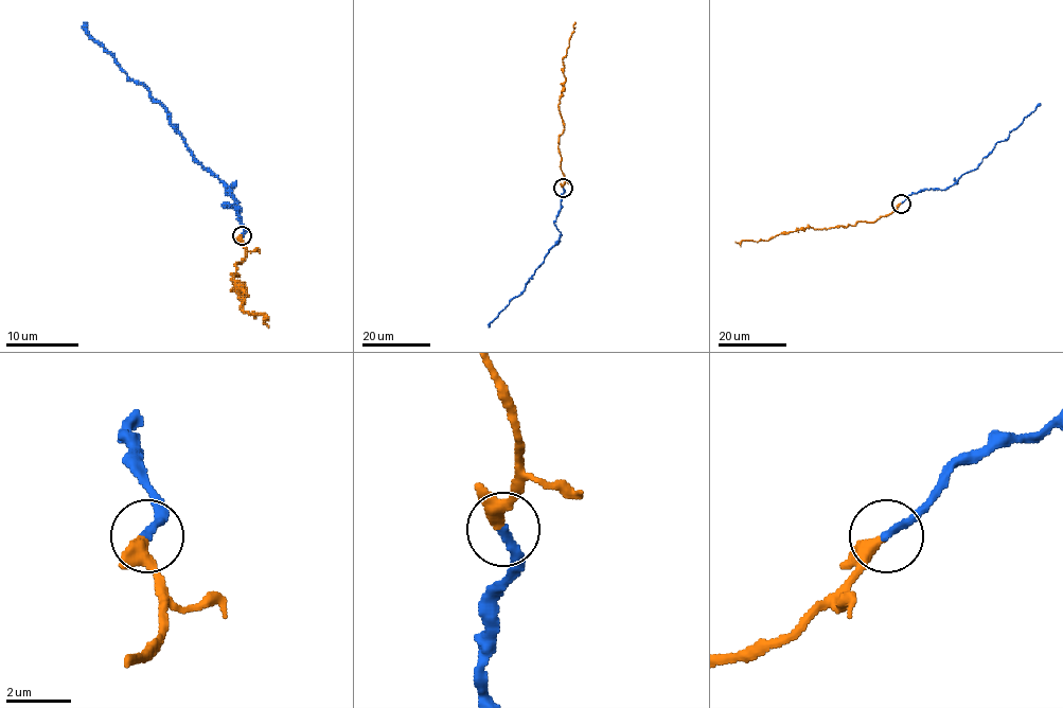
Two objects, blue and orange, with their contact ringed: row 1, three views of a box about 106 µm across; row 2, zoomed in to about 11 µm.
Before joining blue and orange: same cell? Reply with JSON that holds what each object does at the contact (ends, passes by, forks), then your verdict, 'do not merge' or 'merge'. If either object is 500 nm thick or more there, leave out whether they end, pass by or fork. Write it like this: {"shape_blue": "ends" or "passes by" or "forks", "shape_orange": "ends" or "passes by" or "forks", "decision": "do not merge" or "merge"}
{"shape_blue": "ends", "shape_orange": "passes by", "decision": "do not merge"}

